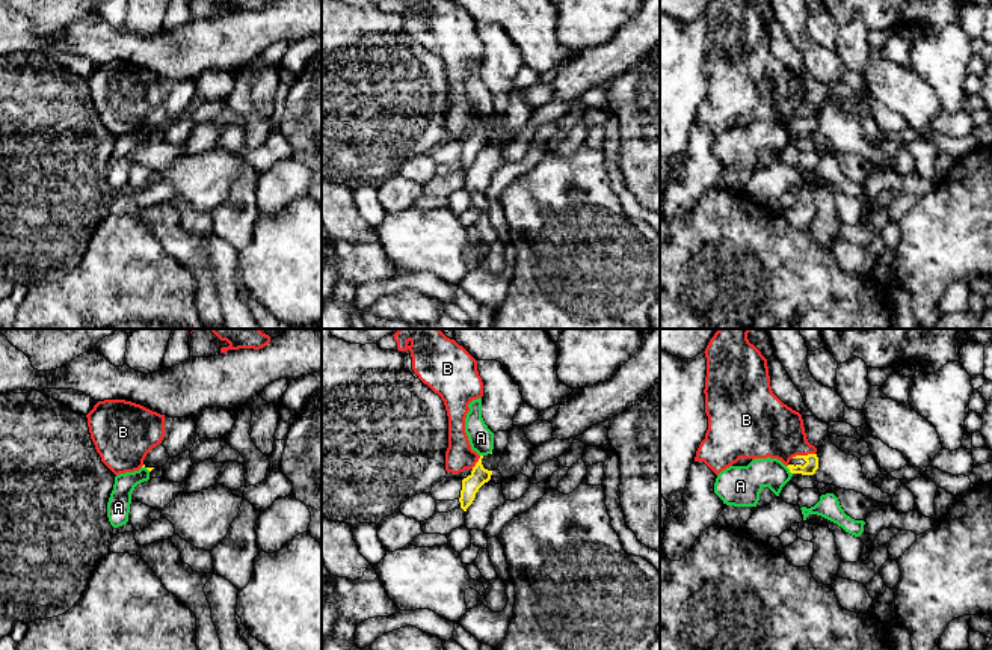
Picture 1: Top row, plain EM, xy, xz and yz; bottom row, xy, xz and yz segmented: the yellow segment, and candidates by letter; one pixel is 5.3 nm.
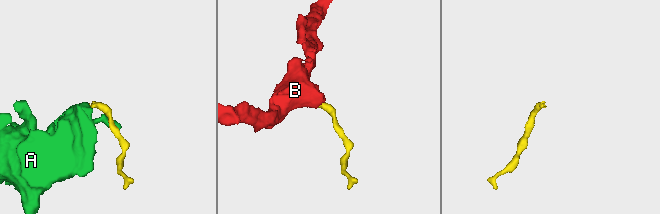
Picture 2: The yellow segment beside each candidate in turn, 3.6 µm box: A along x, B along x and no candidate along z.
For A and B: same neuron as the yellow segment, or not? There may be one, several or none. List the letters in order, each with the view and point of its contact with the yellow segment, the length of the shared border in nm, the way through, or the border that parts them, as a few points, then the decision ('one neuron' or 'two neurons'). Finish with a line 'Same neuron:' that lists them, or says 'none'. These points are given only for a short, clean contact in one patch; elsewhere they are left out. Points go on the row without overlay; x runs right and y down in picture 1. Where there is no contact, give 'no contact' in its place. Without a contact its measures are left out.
A: yz (790, 133) | 60 nm | along yz (785, 128), (791, 136) | two neurons
B: yz (802, 118) | 130 nm | along yz (814, 115), (791, 119) | two neurons
Same neuron: none

